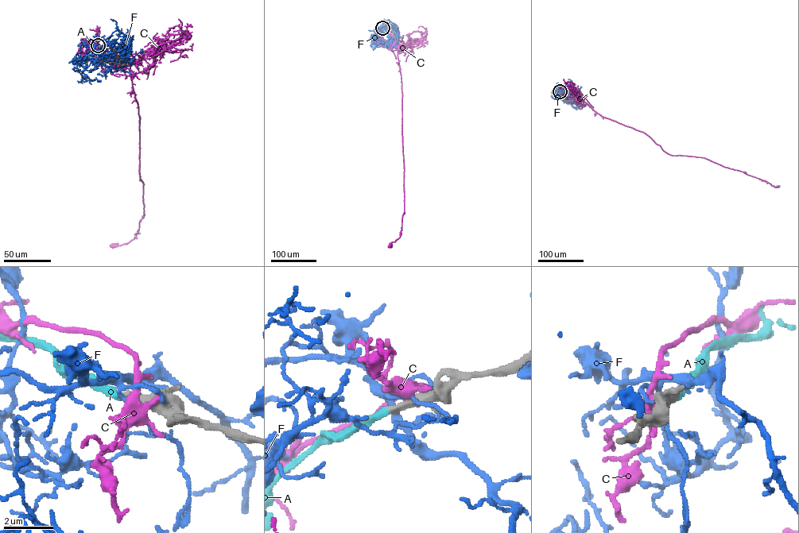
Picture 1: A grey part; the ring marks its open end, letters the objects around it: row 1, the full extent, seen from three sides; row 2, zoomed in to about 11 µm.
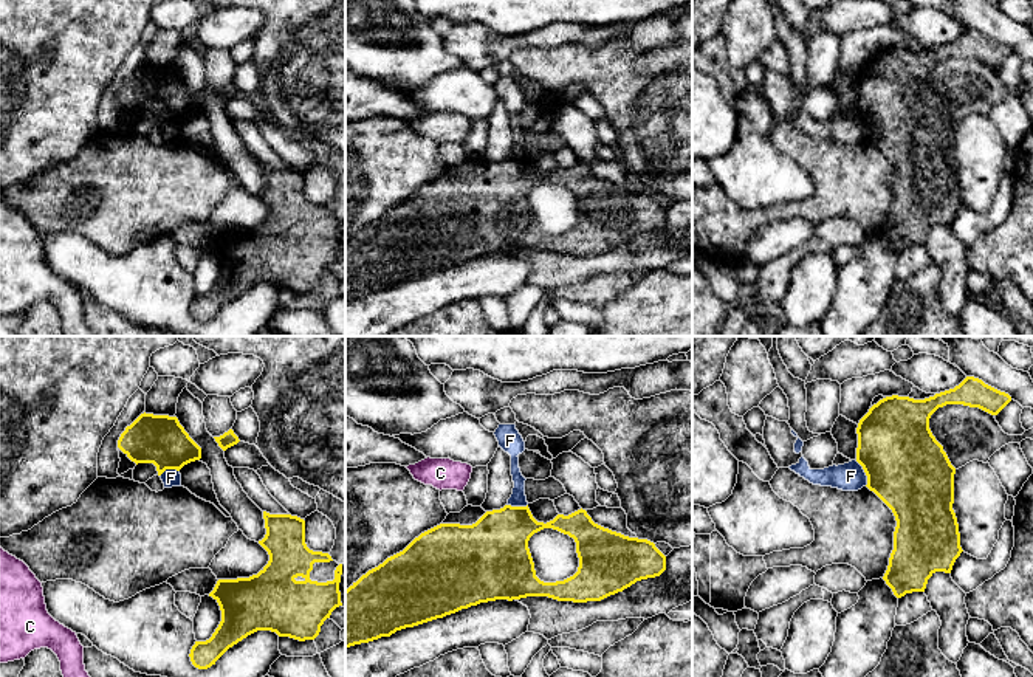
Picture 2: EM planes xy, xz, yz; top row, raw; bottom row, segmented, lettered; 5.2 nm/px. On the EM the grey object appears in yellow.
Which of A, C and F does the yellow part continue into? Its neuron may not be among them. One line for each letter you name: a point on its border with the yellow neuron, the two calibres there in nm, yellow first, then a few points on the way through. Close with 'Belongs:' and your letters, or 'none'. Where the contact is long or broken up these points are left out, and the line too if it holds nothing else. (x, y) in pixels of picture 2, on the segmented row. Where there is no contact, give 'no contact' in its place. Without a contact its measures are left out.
A: no contact
Belongs: A

